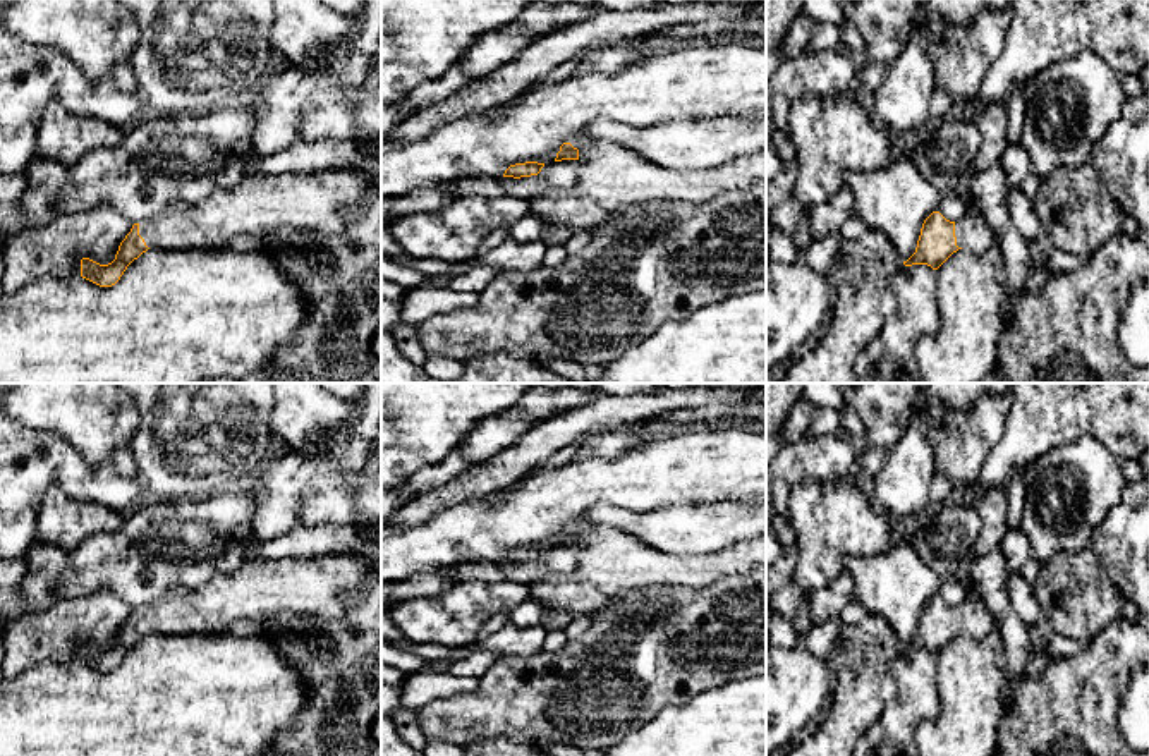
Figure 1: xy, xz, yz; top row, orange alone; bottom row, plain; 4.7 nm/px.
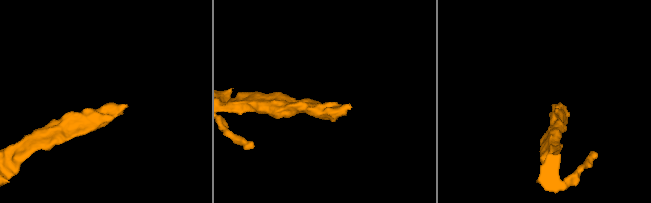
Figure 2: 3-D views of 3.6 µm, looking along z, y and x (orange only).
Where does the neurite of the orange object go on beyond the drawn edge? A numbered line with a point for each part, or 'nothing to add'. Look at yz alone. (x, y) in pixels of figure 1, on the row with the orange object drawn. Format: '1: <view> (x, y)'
1: yz (972, 232)

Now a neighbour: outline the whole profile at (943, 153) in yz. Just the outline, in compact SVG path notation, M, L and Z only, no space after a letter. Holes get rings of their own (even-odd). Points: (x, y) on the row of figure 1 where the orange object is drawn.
M972 115L962 120L939 120L907 144L909 160L933 184L941 201L938 210L957 222L972 208L972 179L981 132Z

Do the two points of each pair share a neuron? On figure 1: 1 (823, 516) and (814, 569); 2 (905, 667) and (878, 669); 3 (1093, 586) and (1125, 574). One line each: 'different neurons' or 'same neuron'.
1: same neuron
2: different neurons
3: different neurons

